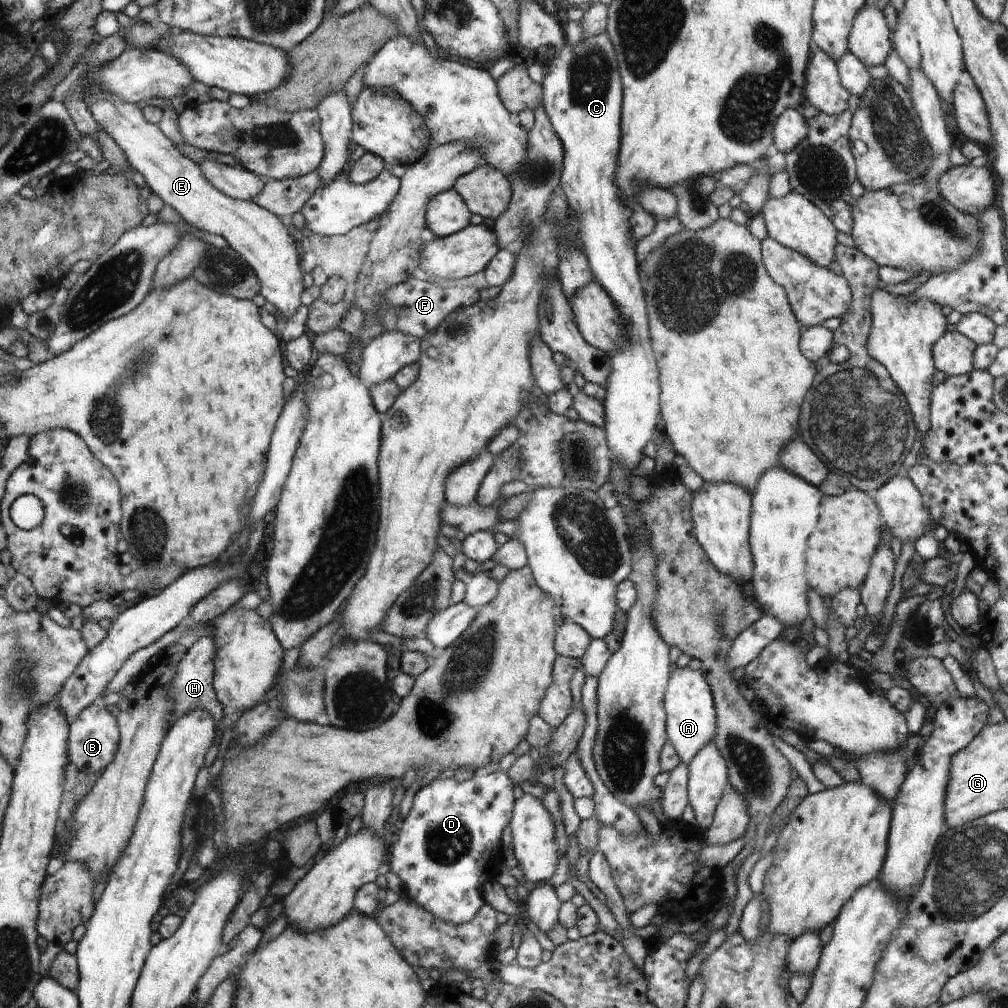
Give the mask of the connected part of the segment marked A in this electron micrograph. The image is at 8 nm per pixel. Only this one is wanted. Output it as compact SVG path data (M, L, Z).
M676 668L672 672L663 697L663 710L667 712L667 734L670 745L686 765L695 758L718 732L718 712L708 679L701 670Z

